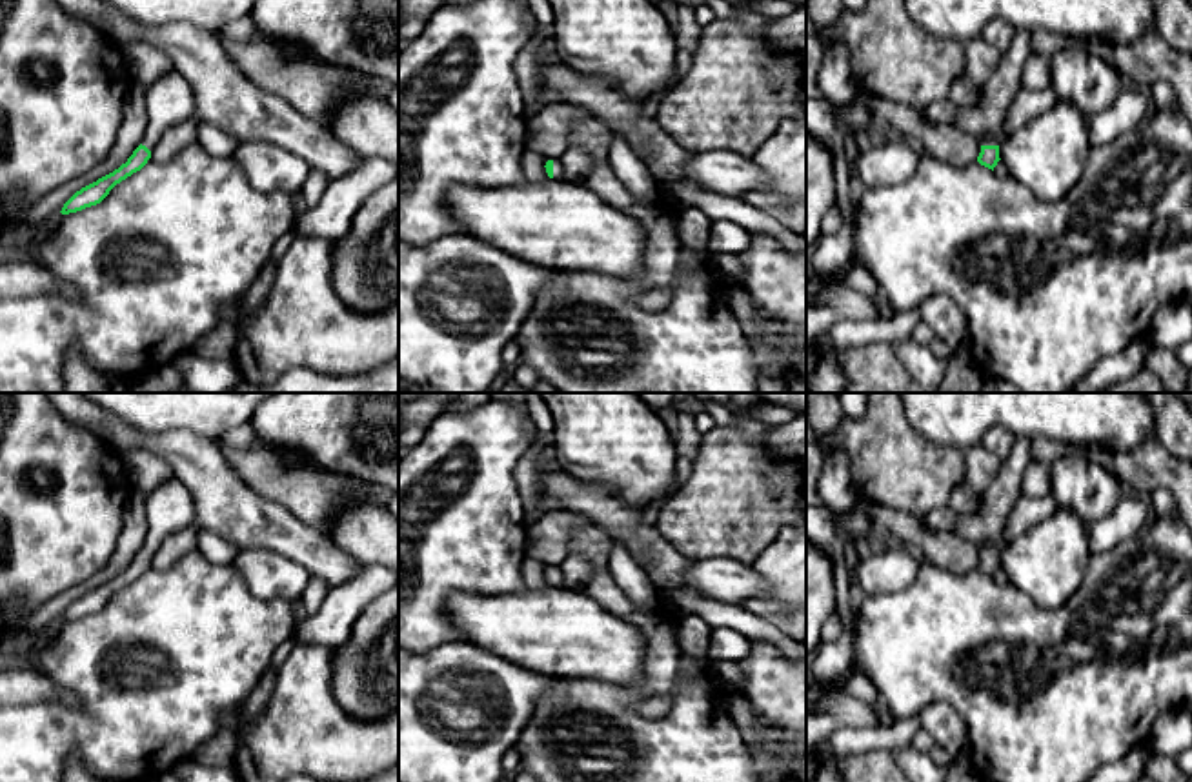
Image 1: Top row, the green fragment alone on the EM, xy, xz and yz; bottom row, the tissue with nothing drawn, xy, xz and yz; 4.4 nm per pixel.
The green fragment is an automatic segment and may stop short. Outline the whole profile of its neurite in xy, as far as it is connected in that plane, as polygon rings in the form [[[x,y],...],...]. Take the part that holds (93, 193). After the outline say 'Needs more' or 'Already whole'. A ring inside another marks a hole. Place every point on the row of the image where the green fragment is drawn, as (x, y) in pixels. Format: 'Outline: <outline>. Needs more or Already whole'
Outline: [[[177,69],[167,71],[157,82],[149,84],[146,89],[149,124],[140,145],[118,169],[76,191],[60,213],[69,215],[100,204],[116,184],[140,171],[151,158],[151,151],[162,133],[169,125],[193,116],[193,98],[191,84]]]. Needs more

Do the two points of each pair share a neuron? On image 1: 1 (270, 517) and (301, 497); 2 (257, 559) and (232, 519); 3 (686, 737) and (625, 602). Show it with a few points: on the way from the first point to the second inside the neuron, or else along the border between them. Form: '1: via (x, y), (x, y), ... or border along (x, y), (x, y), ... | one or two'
1: border along (248, 486), (286, 506), (301, 521), (321, 531) | two
2: border along (241, 550), (270, 548), (292, 559) | two
3: via (686, 702), (686, 697), (663, 673), (659, 635) | one

